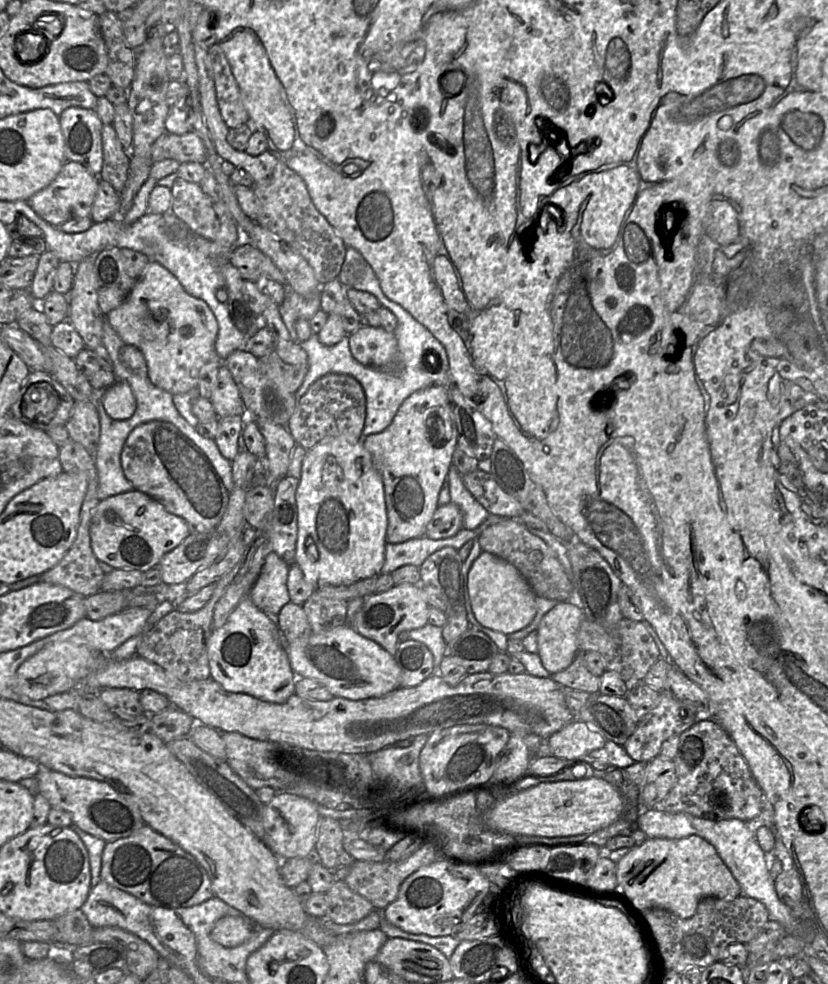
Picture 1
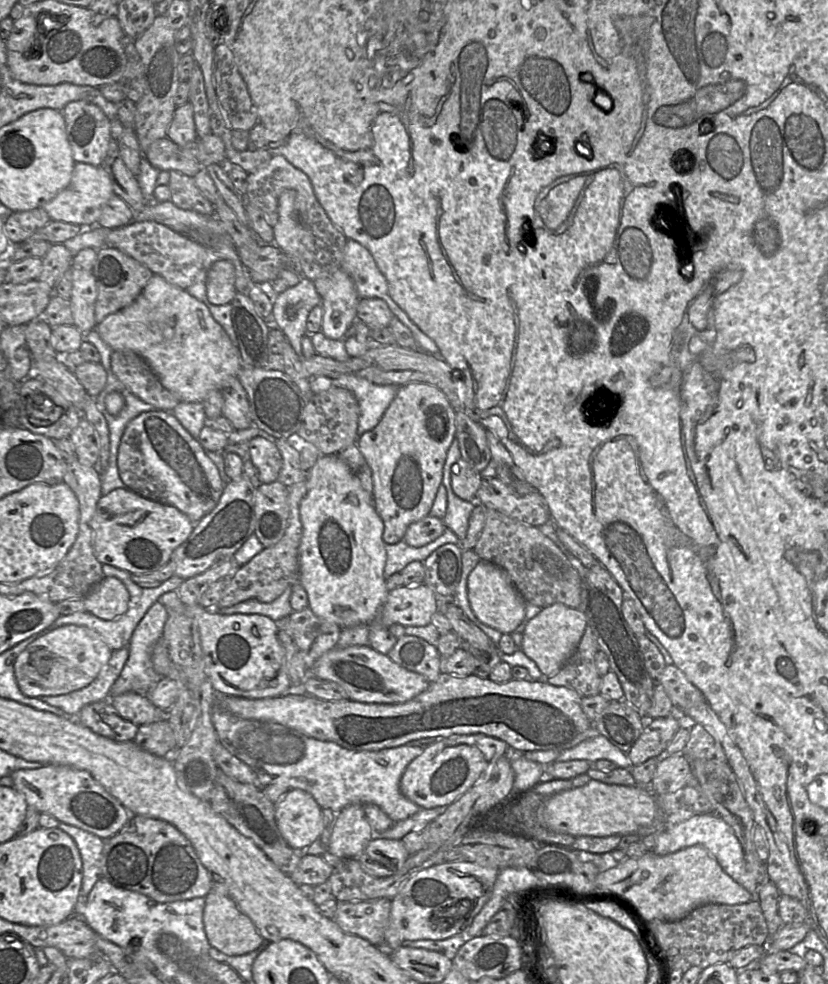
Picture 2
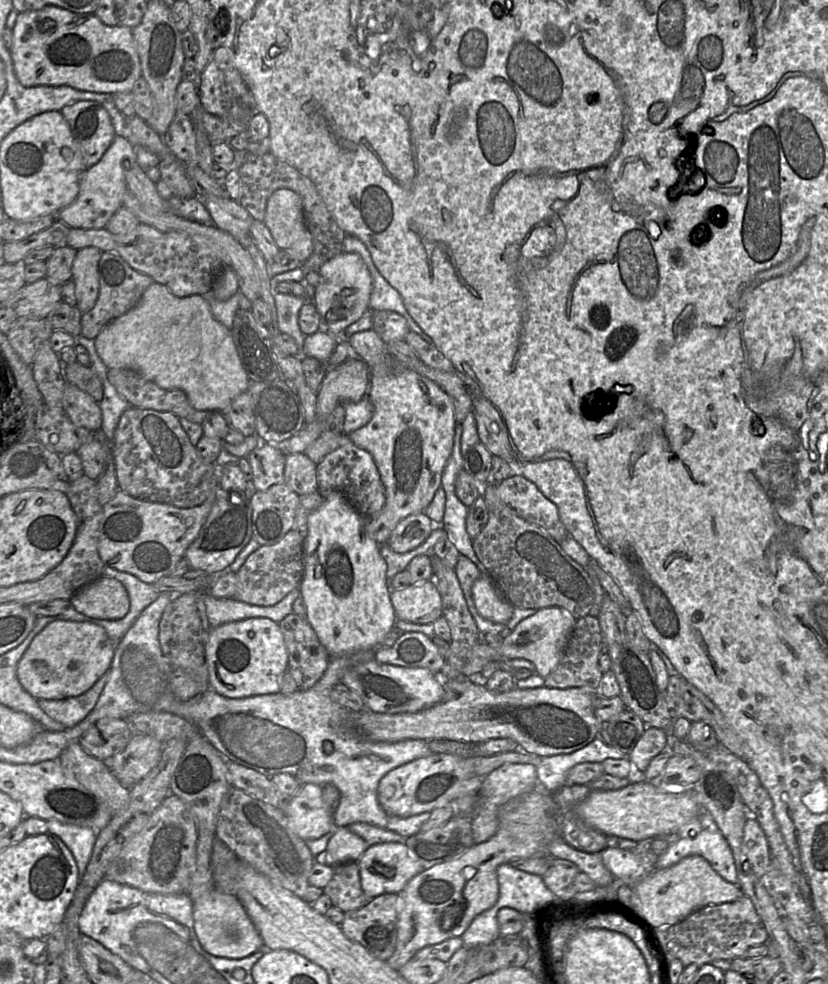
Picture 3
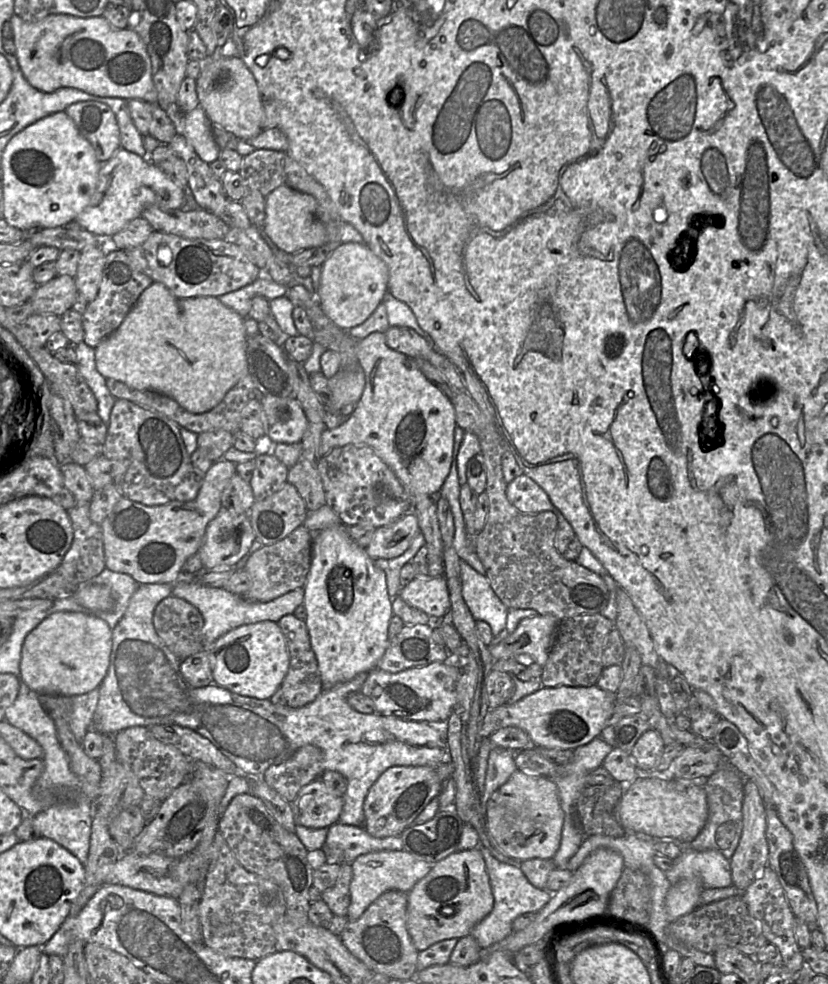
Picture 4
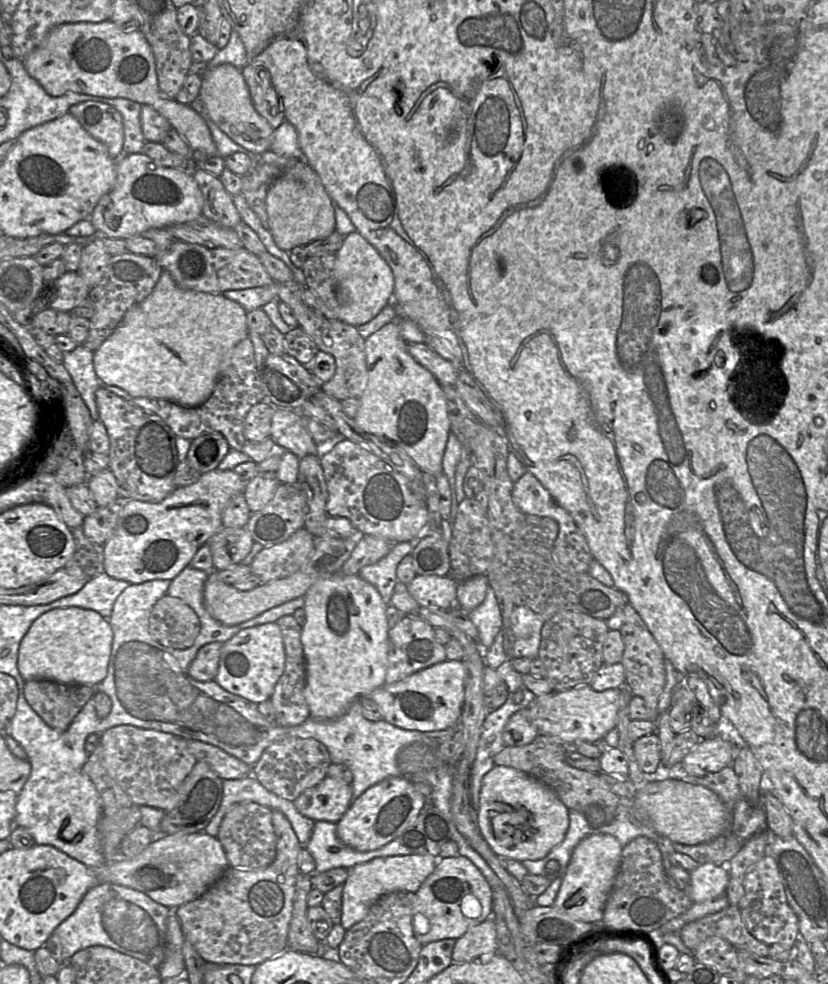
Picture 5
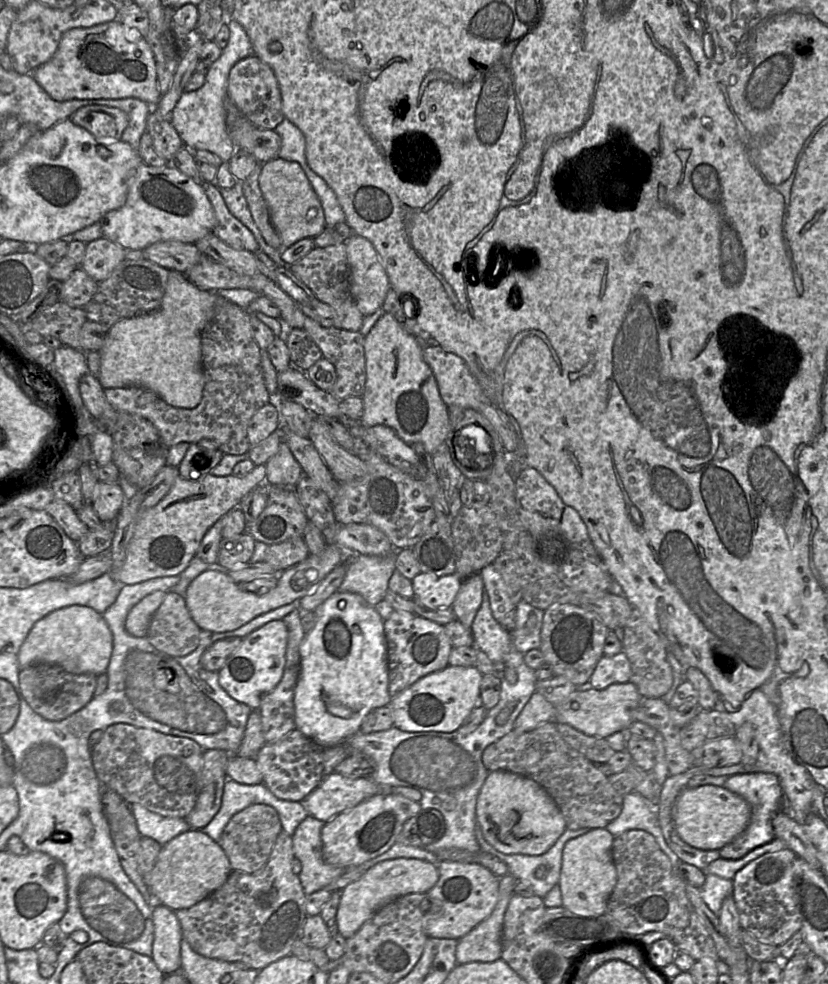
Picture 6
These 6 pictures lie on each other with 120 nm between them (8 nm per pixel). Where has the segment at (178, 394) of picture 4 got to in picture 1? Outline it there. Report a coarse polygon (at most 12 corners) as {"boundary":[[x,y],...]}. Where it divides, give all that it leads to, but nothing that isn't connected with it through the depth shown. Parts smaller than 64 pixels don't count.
{"boundary":[[156,261],[105,318],[151,382],[197,387],[219,326]]}

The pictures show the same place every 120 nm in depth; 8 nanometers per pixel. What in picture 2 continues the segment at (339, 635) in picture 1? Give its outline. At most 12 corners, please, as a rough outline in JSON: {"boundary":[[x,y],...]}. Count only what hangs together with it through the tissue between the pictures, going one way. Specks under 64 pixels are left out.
{"boundary":[[371,646],[336,647],[310,675],[348,699],[404,703],[430,682]]}

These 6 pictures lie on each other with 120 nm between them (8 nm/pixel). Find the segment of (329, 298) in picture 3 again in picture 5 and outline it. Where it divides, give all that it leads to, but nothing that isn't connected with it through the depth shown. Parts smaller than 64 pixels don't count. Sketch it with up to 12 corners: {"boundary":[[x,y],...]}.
{"boundary":[[357,231],[333,277],[338,320],[366,324],[393,302],[391,268]]}

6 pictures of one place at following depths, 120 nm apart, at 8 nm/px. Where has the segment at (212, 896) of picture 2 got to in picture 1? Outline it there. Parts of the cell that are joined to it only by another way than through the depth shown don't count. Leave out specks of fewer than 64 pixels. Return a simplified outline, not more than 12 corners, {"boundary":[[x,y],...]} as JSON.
{"boundary":[[243,915],[215,923],[211,938],[235,948],[251,938],[255,927]]}

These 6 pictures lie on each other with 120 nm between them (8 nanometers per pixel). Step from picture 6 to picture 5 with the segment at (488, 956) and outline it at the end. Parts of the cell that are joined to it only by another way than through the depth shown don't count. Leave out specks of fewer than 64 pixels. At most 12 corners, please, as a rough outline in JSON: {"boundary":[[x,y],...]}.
{"boundary":[[492,915],[456,940],[452,960],[466,963],[497,953]]}

